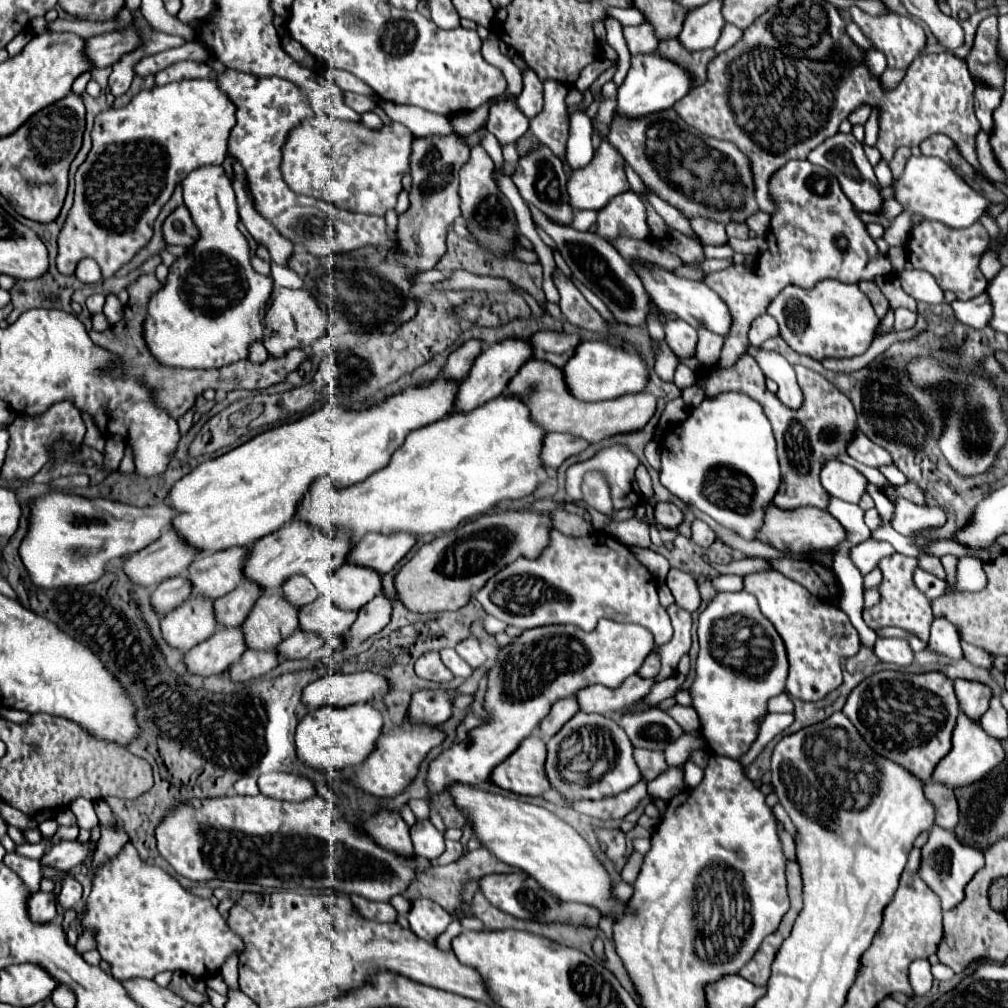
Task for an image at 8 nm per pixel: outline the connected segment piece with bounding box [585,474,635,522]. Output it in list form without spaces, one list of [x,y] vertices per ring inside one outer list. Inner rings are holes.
[[[595,474],[595,476],[587,476],[587,480],[593,480],[589,482],[589,490],[585,490],[585,504],[611,516],[613,520],[629,520],[635,516],[635,510],[629,508],[629,510],[615,510],[613,504],[611,504],[611,498],[609,498],[609,488],[607,488],[607,482],[601,478],[601,474]]]

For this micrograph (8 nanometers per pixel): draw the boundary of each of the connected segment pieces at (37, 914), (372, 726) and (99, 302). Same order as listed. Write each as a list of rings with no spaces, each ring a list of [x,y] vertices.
[[[37,892],[29,896],[27,906],[29,906],[29,918],[33,918],[33,922],[51,922],[57,916],[53,894]]]
[[[367,702],[345,706],[345,708],[323,706],[317,712],[307,714],[299,722],[297,734],[295,734],[297,756],[301,762],[317,770],[353,768],[375,750],[375,744],[381,732],[383,732],[383,714]]]
[[[94,294],[87,298],[86,306],[90,314],[95,315],[102,312],[105,298],[106,296],[103,294]]]

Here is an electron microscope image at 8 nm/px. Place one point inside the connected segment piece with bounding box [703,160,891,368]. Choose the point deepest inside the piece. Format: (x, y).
(812, 237)

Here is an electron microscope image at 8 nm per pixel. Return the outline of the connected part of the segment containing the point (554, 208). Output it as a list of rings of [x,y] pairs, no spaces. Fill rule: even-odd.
[[[545,144],[537,146],[535,150],[523,154],[515,166],[513,172],[513,182],[521,194],[521,198],[533,206],[537,206],[539,210],[545,212],[547,218],[551,218],[557,224],[571,224],[573,220],[573,210],[569,206],[569,194],[567,194],[567,174],[563,170],[561,160],[551,152],[551,148],[547,148]]]

